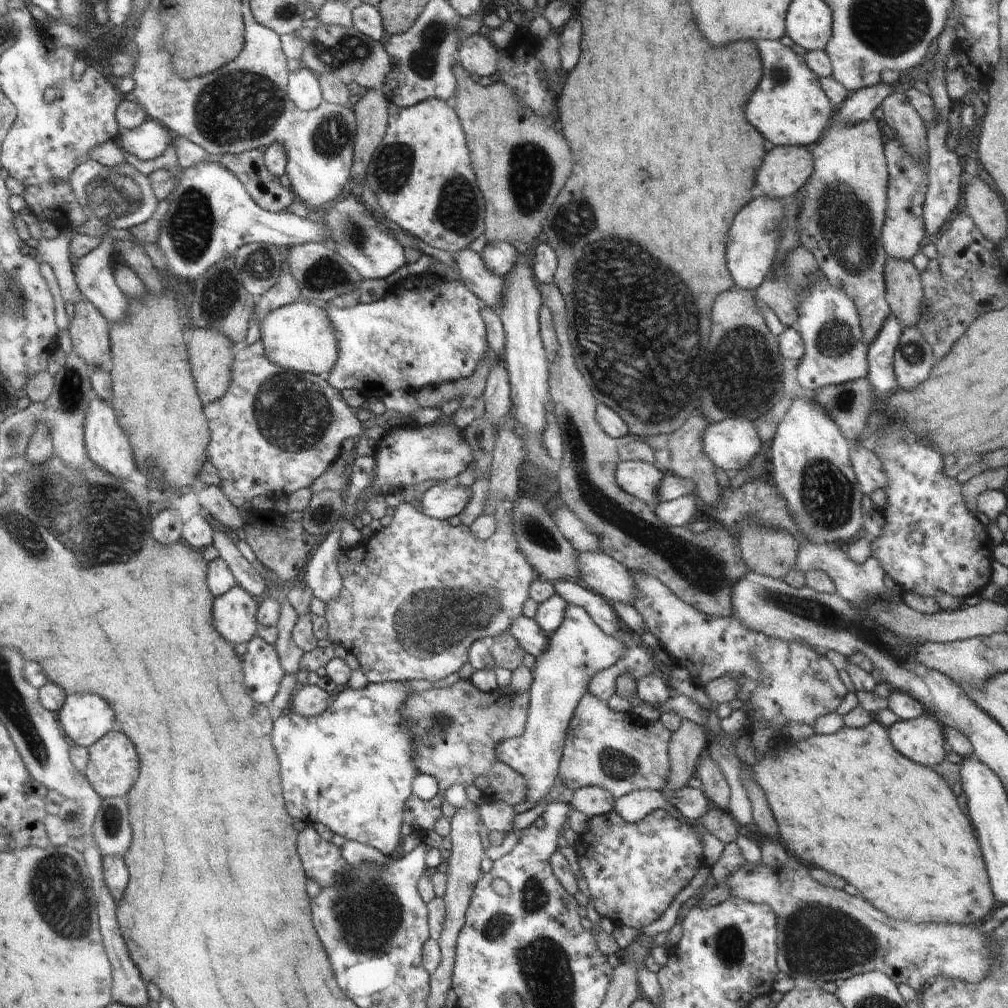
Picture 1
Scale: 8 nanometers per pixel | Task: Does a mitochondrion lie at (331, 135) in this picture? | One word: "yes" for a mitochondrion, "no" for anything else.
yes

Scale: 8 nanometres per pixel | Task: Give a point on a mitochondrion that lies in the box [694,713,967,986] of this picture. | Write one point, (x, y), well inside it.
(820, 940)

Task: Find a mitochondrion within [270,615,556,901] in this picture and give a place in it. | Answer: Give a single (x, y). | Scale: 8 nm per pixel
(440, 721)

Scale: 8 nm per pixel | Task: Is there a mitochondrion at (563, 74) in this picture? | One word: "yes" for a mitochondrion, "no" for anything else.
no

